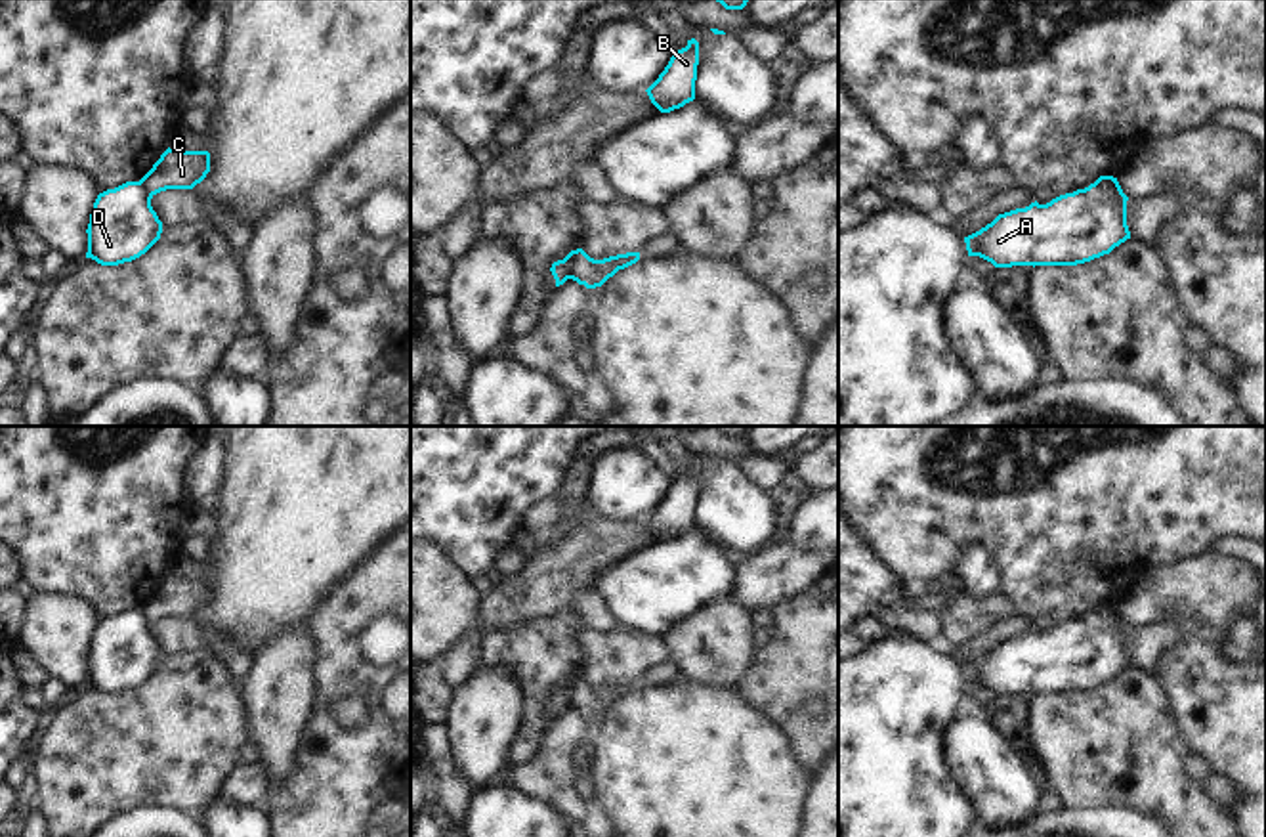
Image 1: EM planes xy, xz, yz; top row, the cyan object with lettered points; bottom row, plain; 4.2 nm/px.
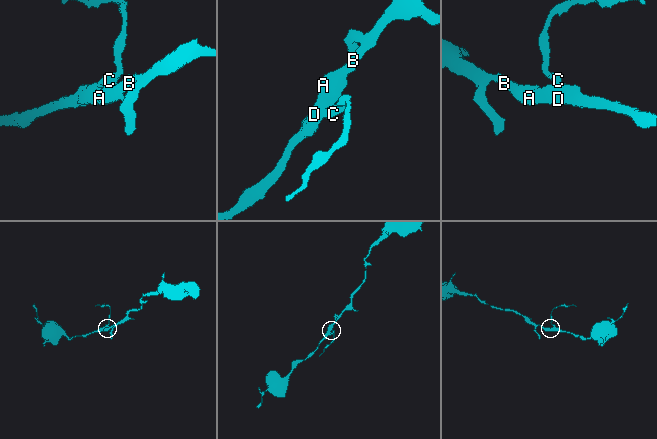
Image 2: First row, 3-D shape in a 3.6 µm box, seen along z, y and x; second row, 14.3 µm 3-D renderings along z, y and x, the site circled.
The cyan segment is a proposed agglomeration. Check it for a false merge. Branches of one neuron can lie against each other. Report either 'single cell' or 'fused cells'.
fused cells

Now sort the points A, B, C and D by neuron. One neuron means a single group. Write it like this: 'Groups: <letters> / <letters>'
Groups: A B D / C.

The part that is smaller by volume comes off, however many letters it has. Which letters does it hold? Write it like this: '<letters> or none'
C

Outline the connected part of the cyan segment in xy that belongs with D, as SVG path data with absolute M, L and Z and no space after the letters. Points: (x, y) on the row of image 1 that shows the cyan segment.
M126 182L99 193L86 229L86 258L101 266L118 266L145 254L162 233L151 199L141 182Z

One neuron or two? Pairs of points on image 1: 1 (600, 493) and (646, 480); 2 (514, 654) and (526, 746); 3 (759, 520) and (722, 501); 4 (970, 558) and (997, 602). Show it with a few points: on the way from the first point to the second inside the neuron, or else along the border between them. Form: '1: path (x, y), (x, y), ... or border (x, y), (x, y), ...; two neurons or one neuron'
1: path (611, 490), (634, 486); one neuron
2: path (533, 677), (533, 723); one neuron
3: path (749, 518), (732, 511); one neuron
4: border (961, 591), (970, 597), (999, 593); two neurons

